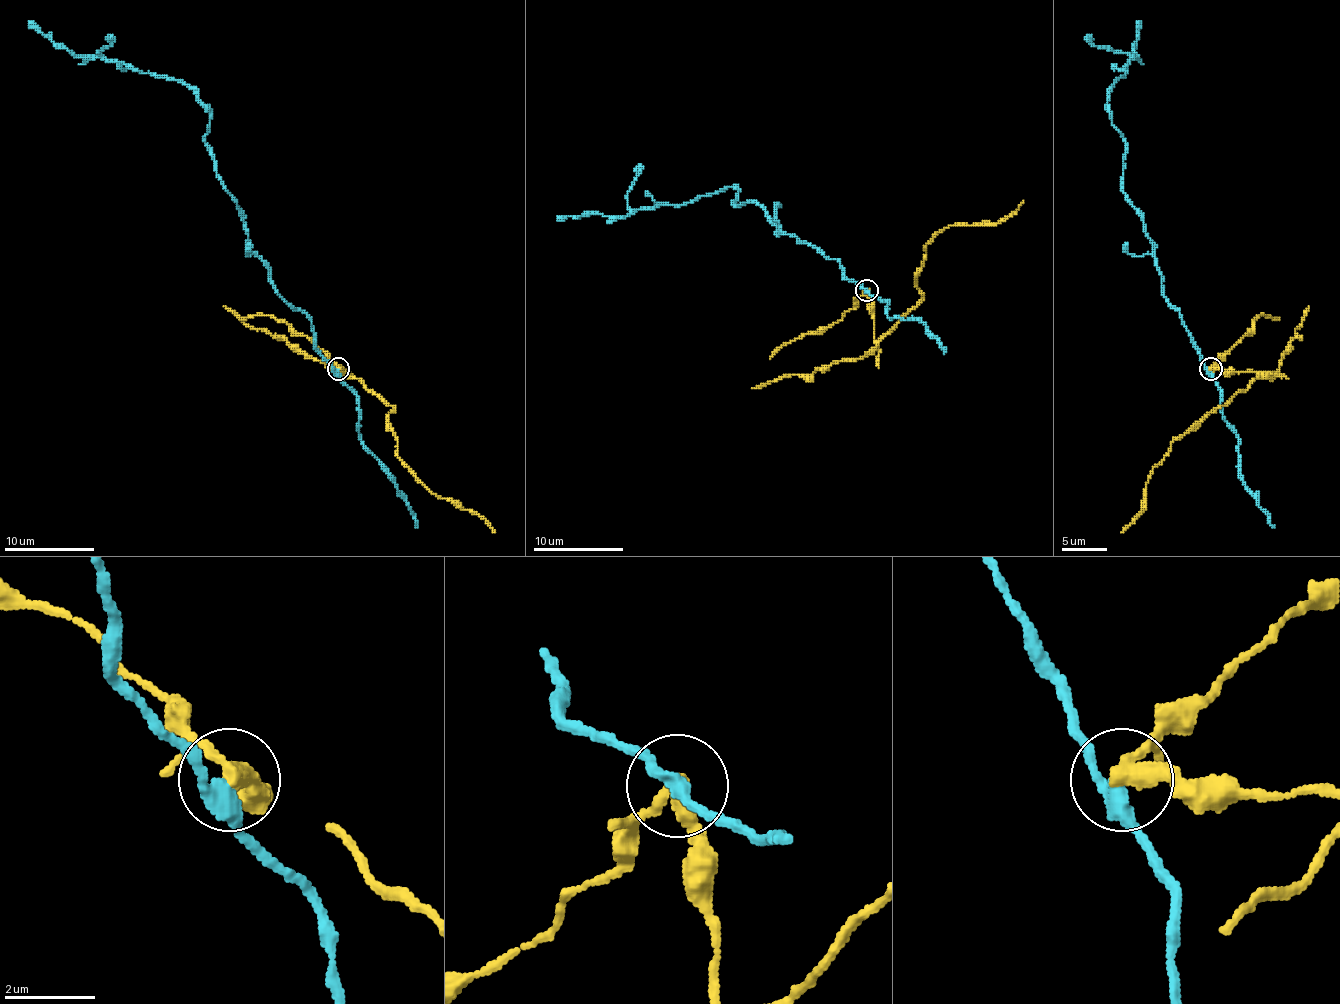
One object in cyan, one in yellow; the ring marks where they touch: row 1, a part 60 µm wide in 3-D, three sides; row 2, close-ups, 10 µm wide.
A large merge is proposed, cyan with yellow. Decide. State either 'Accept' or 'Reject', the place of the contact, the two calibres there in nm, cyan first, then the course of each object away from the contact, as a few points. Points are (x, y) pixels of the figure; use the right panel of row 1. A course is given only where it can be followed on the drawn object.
Reject. Place: (1211, 369). Thickness 320 nm (cyan) against 320 nm. Course of cyan: (1211, 369), (1164, 295), (1143, 215), (1123, 191), (1125, 148), (1107, 93), (1137, 55), (1141, 21). Course of yellow: (1211, 369), (1261, 374), (1175, 439), (1152, 471), (1143, 509), (1121, 532)

